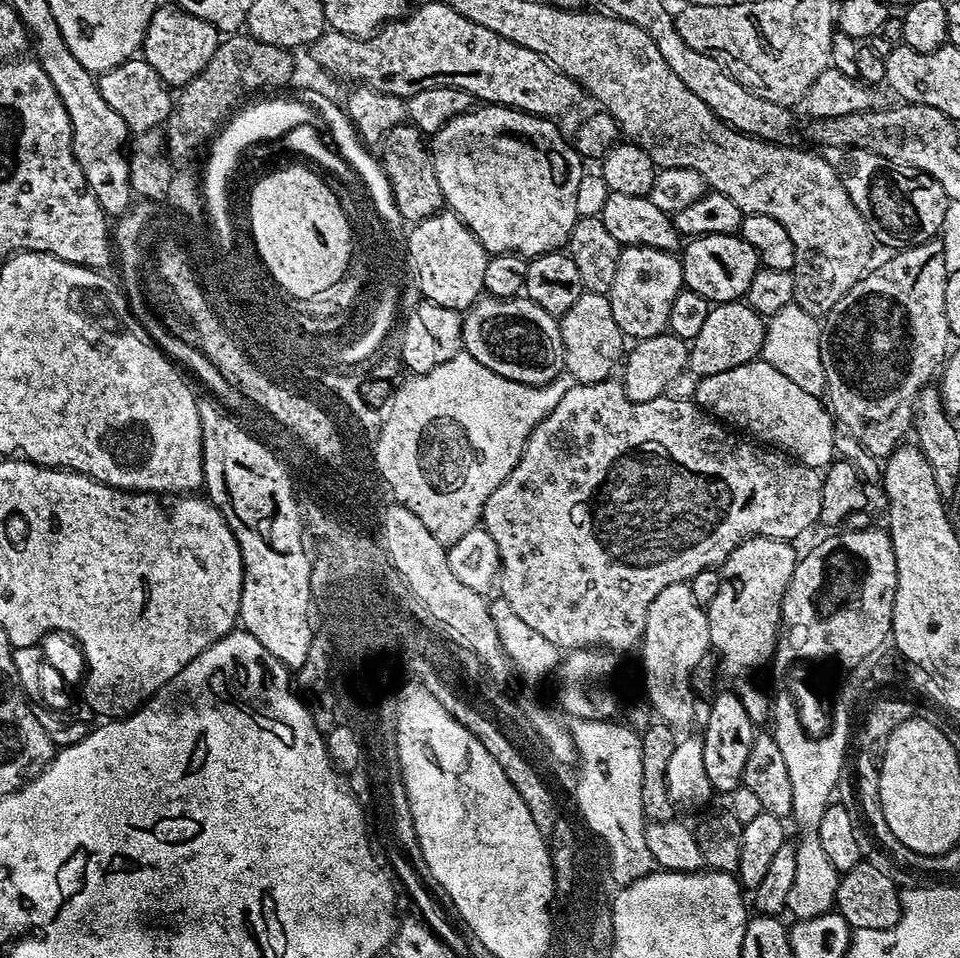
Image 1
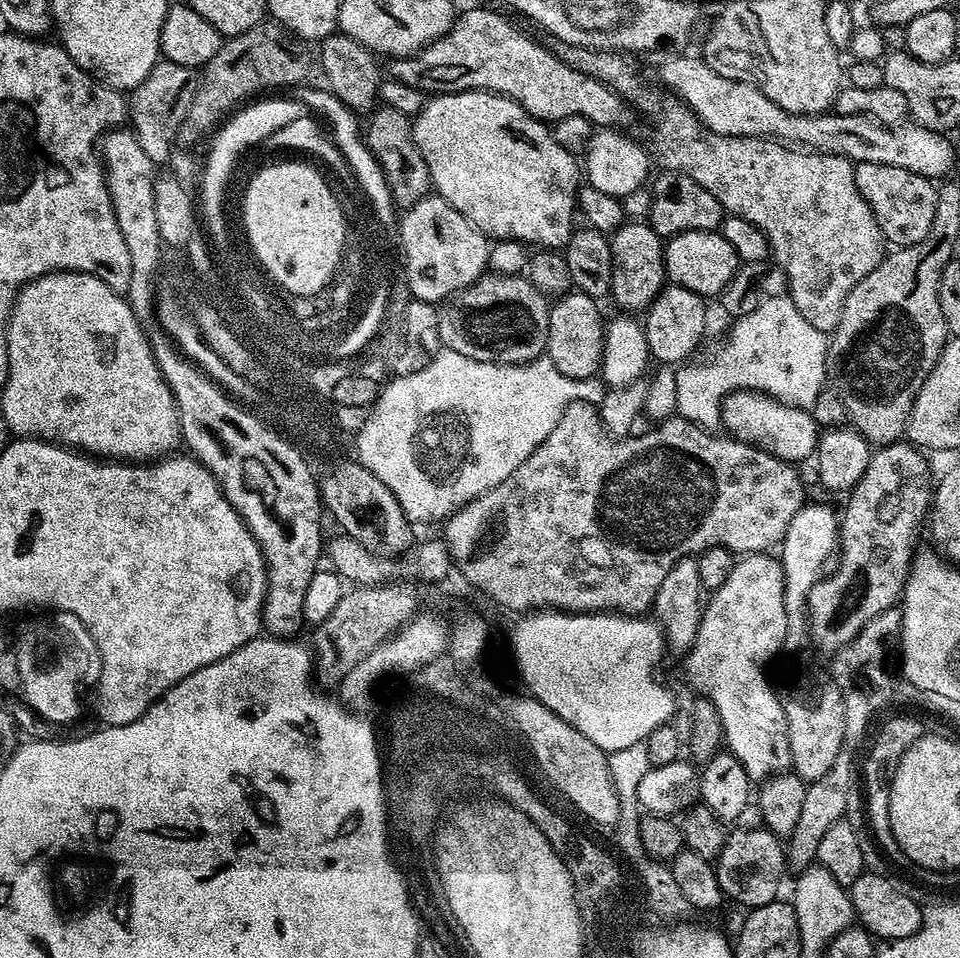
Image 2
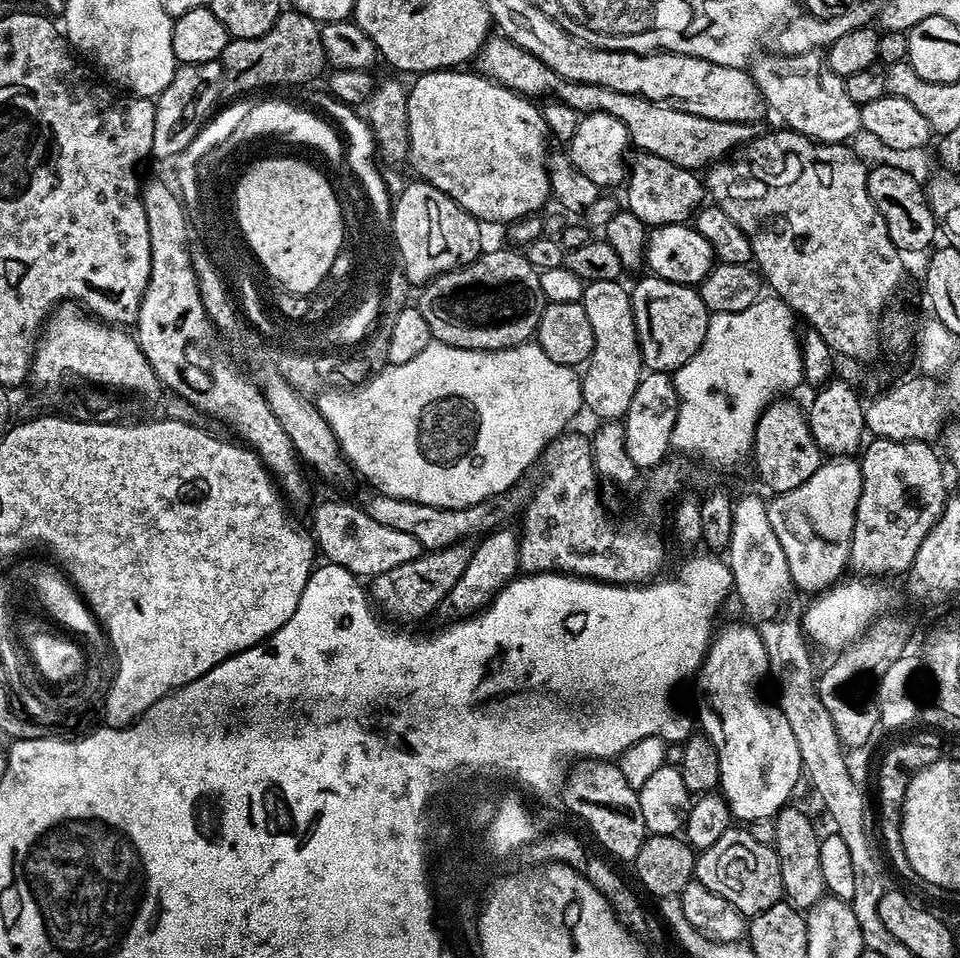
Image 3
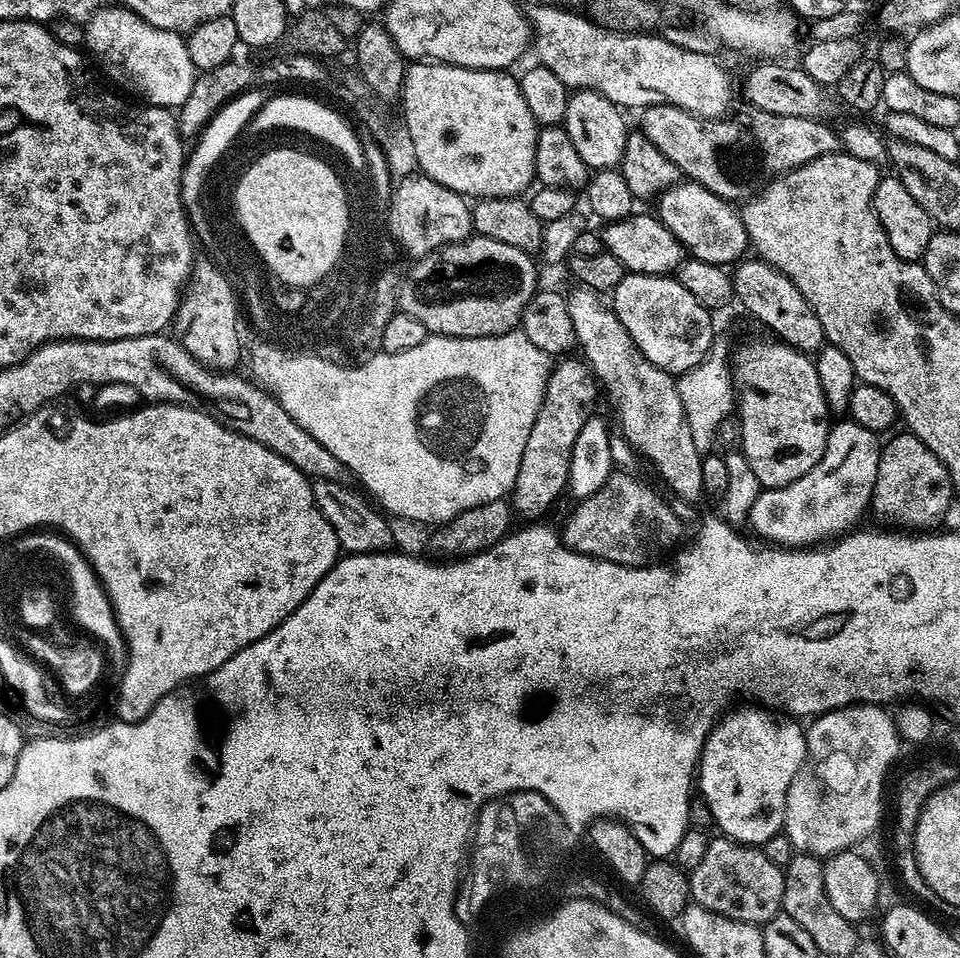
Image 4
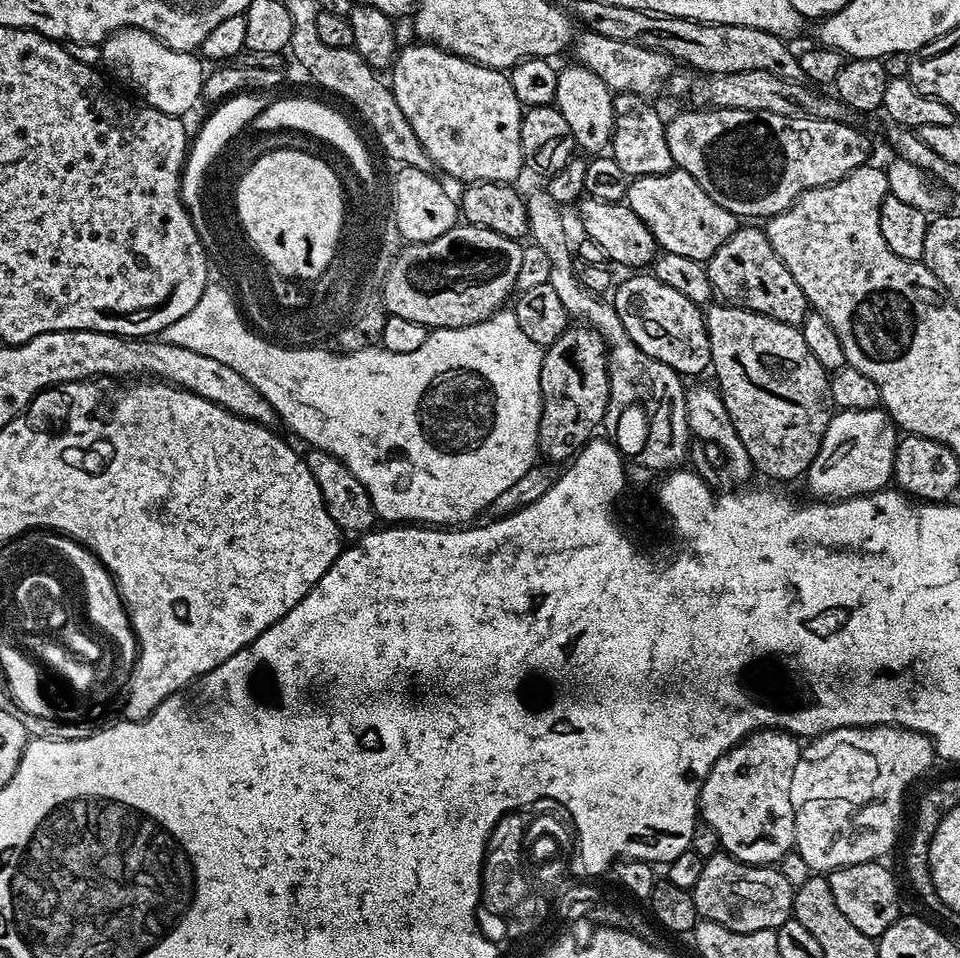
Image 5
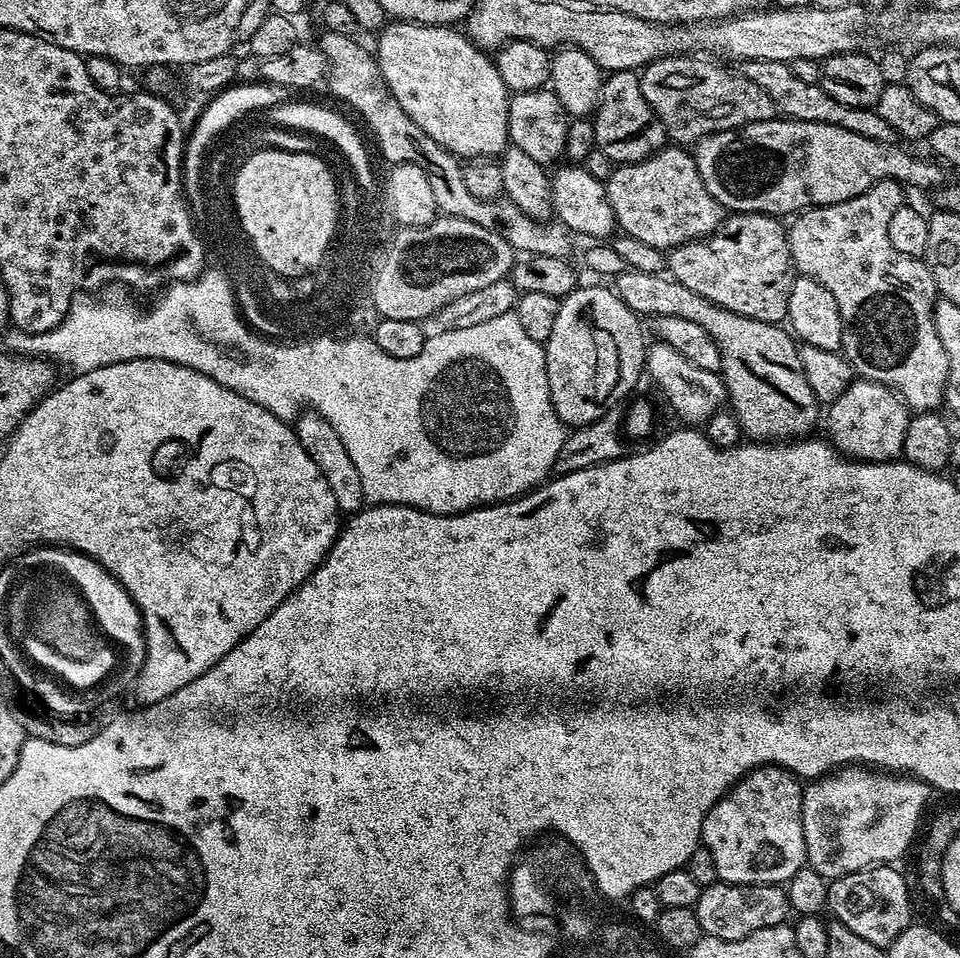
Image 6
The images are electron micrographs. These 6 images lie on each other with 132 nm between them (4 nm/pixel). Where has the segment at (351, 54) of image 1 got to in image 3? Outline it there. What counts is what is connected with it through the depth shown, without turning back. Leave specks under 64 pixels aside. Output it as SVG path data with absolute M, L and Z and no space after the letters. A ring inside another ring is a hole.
M499 34L489 35L487 42L480 47L474 68L479 75L509 88L512 92L517 92L520 96L544 96L543 98L559 100L581 114L614 114L614 118L618 118L618 122L622 122L622 126L628 128L628 139L633 149L649 152L658 158L666 158L666 162L674 162L674 166L682 166L694 173L707 170L721 160L731 157L737 150L743 149L754 136L751 123L739 124L702 118L698 114L686 114L681 108L673 108L670 104L659 104L634 94L622 94L618 90L606 90L606 86L570 82L554 74L554 70L550 70L546 62L538 62L534 54L522 50L522 46Z

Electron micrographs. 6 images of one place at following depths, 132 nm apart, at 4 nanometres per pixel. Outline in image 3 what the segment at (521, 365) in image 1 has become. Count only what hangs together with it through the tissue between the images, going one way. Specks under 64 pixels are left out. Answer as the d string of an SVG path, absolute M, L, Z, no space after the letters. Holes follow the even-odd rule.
M503 247L497 252L485 251L474 262L444 272L419 289L420 313L422 318L426 318L426 326L430 326L433 337L439 343L470 350L502 350L527 344L535 337L536 327L546 303L544 288L540 285L541 273L529 262L523 251Z

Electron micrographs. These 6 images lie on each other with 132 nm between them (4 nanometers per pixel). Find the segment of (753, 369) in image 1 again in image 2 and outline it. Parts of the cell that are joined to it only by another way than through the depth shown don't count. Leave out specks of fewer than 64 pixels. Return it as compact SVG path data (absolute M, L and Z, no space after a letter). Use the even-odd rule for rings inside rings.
M758 391L730 393L721 402L720 423L727 435L743 444L755 444L779 460L797 462L813 455L818 443L818 425L811 411L784 405L781 401Z

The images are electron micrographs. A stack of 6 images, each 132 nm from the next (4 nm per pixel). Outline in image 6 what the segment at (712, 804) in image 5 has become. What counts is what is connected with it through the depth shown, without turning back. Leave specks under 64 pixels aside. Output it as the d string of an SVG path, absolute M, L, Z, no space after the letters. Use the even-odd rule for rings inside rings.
M765 766L762 768L755 768L753 772L747 772L736 785L724 795L723 798L704 815L702 822L702 830L700 835L702 837L702 844L708 848L710 854L713 855L714 864L717 866L717 874L719 879L725 884L779 884L781 886L787 885L789 878L794 874L798 874L800 868L805 867L807 861L806 839L803 838L803 791L802 784L797 777L793 776L791 772L787 772L784 768L775 766Z

